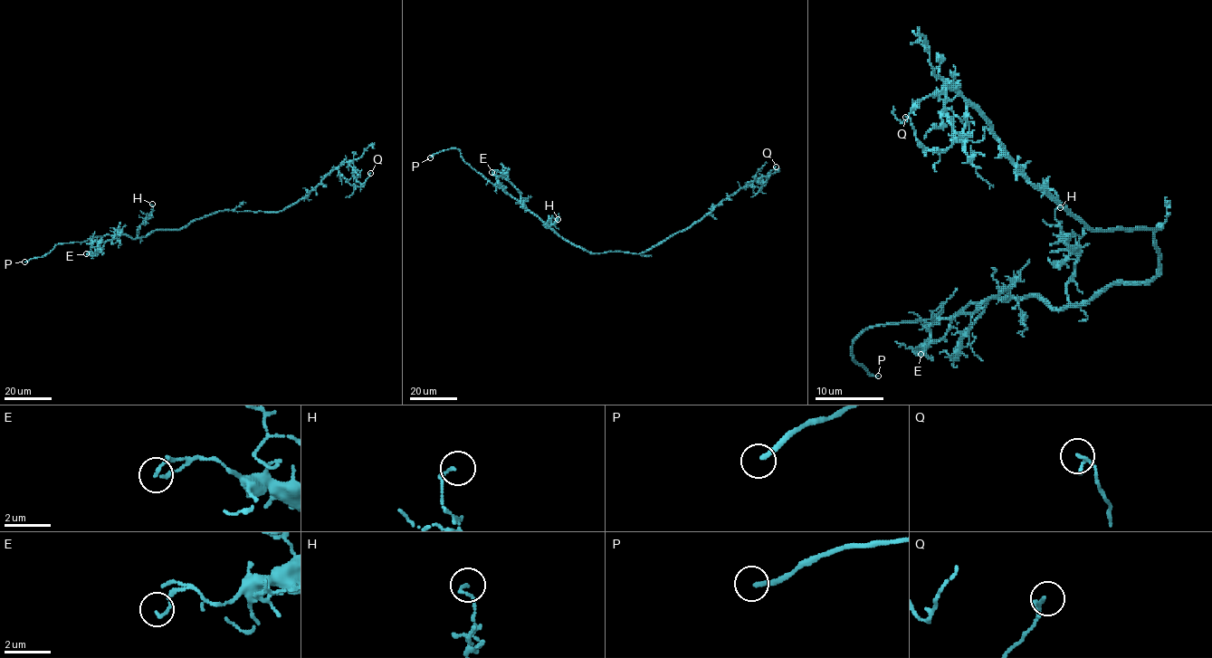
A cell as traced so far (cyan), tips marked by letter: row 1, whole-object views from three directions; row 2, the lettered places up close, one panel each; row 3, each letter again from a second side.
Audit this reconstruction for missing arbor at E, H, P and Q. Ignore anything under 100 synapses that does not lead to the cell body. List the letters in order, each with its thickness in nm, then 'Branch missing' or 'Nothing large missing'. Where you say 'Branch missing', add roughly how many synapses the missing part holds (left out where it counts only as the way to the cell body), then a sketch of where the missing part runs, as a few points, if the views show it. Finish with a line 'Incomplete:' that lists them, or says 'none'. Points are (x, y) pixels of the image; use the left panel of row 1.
E: Thickness 120 nm. Nothing large missing
H: Thickness 110 nm. Nothing large missing
P: Thickness 200 nm. Branch missing. Course of what is missing: (24, 262), (5, 270), (3, 268)
Q: Thickness 100 nm. Nothing large missing
Incomplete: P

